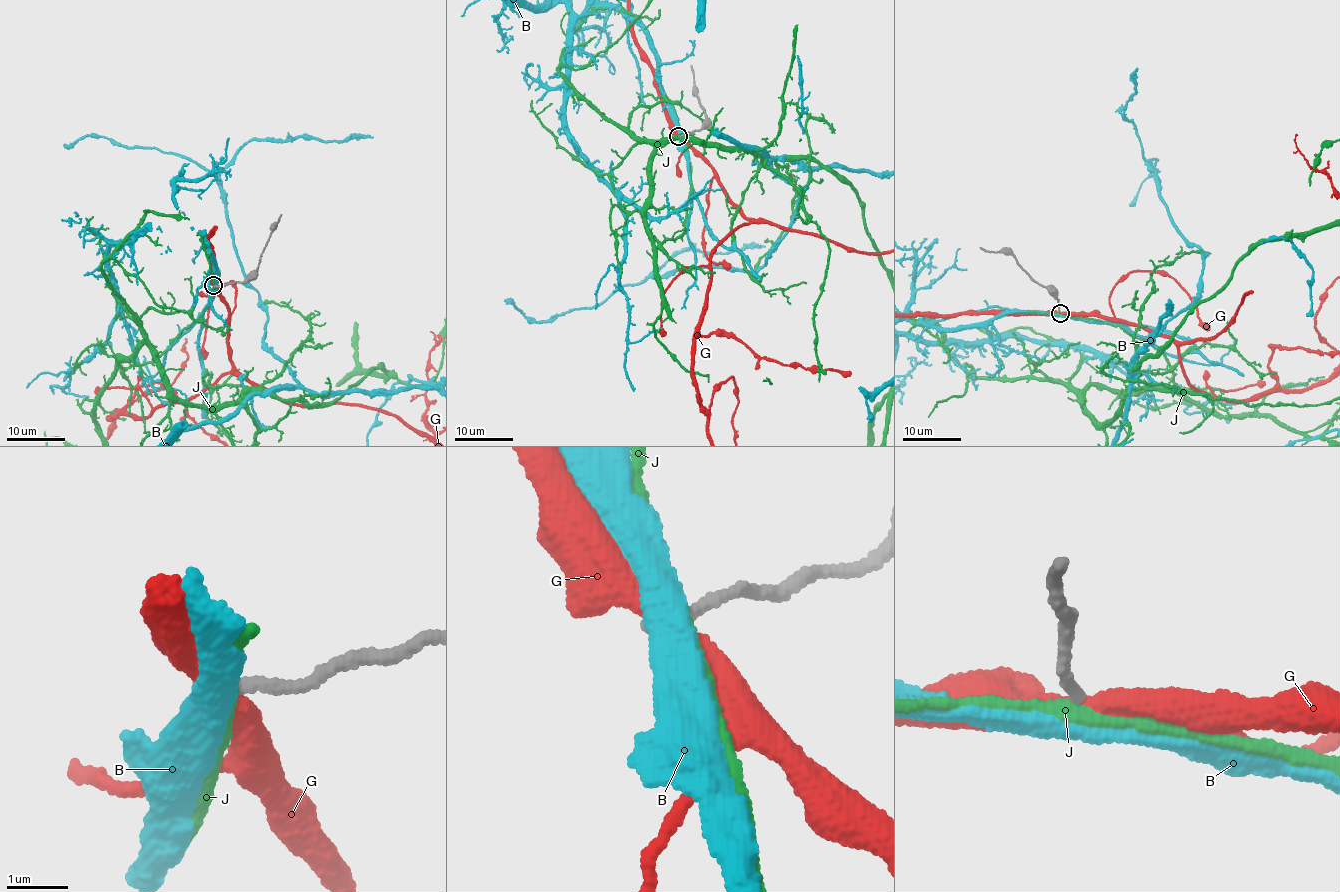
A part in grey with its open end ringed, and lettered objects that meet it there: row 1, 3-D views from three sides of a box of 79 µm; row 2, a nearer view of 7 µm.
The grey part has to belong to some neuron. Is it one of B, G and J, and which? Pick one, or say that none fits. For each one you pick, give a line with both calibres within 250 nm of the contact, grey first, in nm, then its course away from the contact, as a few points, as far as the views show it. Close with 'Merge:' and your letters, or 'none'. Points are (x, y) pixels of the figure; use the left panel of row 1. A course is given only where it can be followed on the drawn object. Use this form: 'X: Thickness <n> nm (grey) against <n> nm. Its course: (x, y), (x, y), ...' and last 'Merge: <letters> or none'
Merge: none

